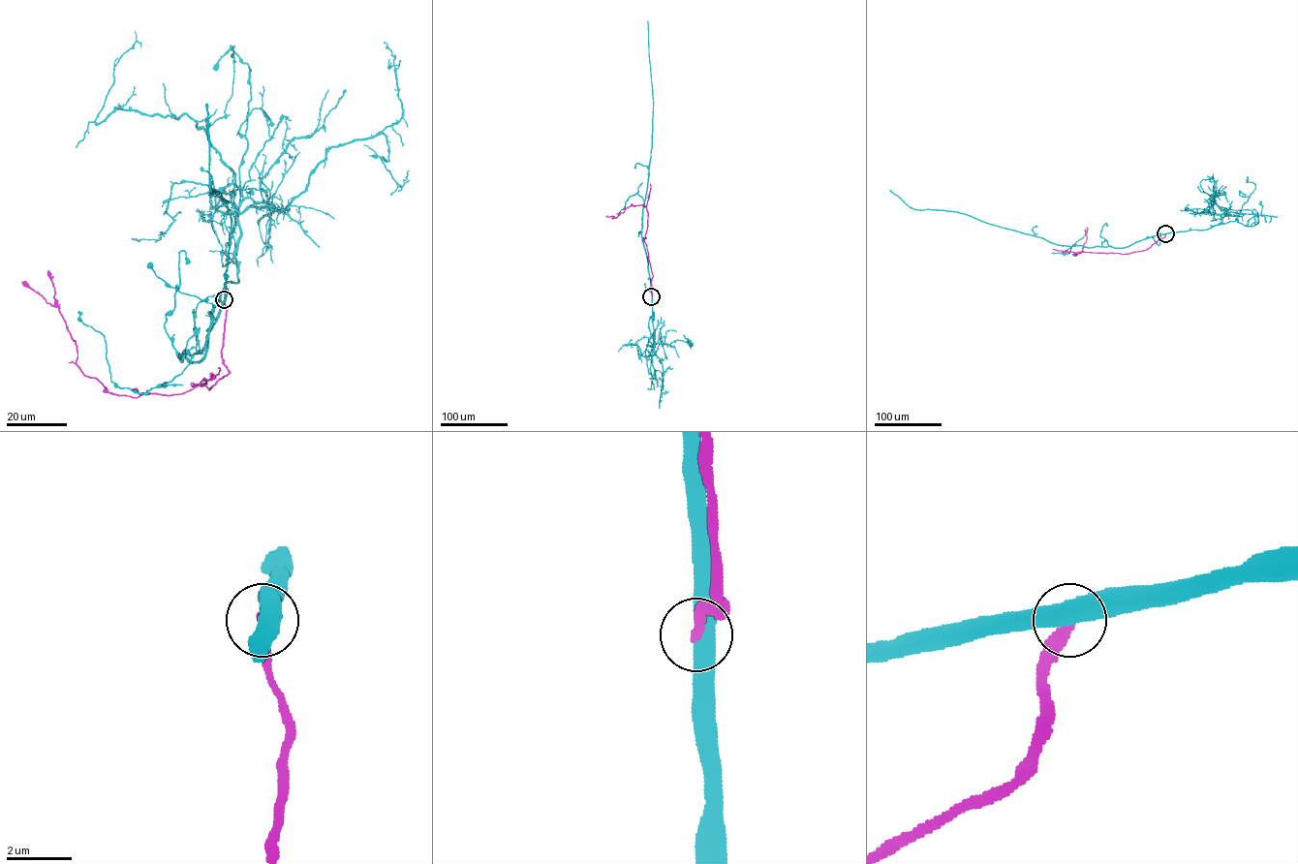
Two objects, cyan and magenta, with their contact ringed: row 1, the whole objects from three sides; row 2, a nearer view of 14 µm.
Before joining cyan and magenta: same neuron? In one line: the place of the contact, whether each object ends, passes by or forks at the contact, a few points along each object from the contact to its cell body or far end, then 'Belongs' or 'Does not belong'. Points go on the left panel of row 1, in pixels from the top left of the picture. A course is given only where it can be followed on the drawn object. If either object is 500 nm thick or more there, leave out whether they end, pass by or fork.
Place: (224, 299). Course of cyan: (224, 299), (204, 355), (181, 360), (205, 346), (230, 243), (226, 200), (211, 193), (205, 103). Course of magenta: (224, 299), (229, 372), (209, 389), (191, 385), (206, 380), (135, 397), (82, 373), (59, 308), (22, 282). Does not belong

